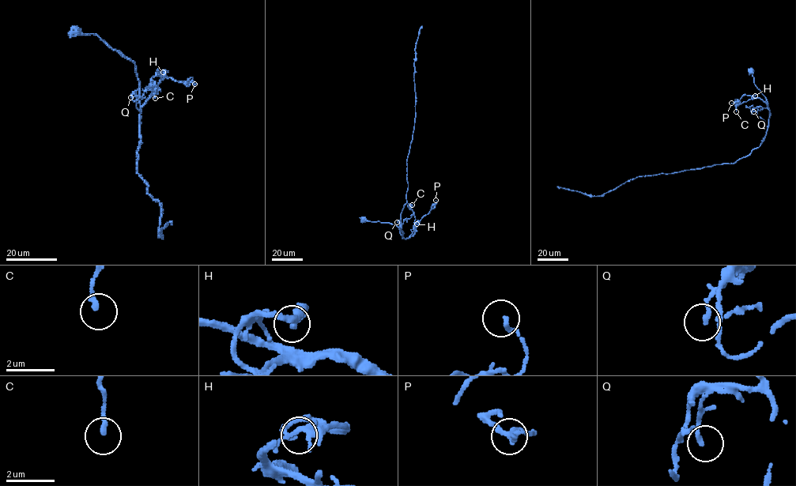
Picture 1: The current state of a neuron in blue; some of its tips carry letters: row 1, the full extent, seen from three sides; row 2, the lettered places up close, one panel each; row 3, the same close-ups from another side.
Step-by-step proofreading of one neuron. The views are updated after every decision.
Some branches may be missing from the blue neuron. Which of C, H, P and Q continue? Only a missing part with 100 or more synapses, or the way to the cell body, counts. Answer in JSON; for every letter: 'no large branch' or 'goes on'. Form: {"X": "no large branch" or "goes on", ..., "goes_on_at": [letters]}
{"C": "no large branch", "H": "no large branch", "P": "no large branch", "Q": "no large branch", "goes_on_at": []}

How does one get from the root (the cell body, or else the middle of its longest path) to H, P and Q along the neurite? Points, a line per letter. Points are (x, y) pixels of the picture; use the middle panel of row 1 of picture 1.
H: (363, 220), (390, 223), (405, 239), (414, 234), (414, 223), (418, 221), (416, 224)
P: (363, 220), (390, 223), (399, 228), (402, 239), (406, 239), (414, 234), (415, 224), (435, 207), (435, 200)
Q: (363, 220), (390, 223), (399, 228), (402, 239), (400, 224), (397, 222)

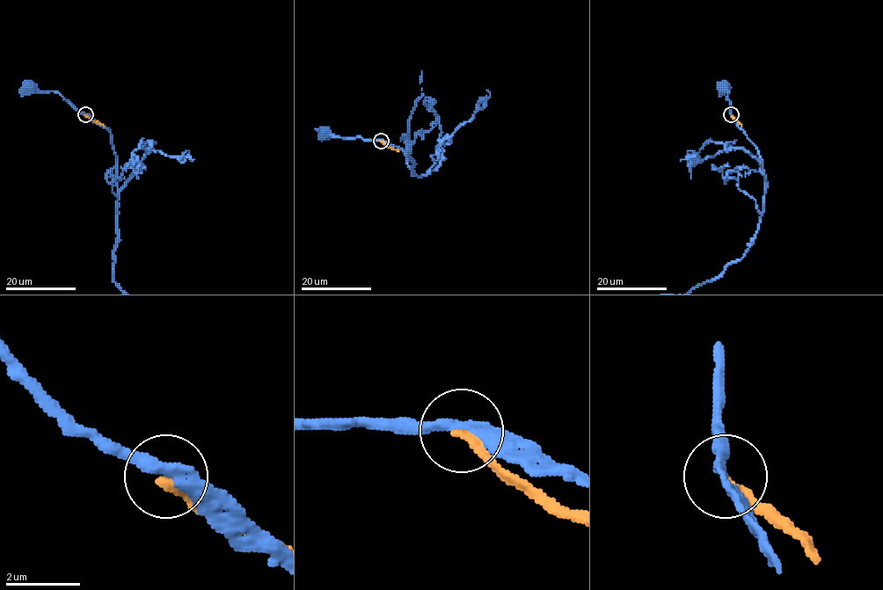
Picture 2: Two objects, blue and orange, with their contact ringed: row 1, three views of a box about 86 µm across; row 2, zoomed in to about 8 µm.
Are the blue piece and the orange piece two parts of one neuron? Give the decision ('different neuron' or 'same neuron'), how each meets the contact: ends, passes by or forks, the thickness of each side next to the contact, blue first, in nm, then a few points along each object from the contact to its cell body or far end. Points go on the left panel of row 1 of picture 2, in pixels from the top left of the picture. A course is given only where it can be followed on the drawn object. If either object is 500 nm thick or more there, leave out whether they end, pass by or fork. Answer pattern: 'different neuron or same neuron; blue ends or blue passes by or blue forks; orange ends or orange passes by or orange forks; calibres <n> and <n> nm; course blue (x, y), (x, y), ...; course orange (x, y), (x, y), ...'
different neuron; blue passes by; orange ends; calibres 300 and 240 nm; course blue (85, 115), (56, 92), (40, 91), (28, 87); course orange (85, 115), (103, 126)

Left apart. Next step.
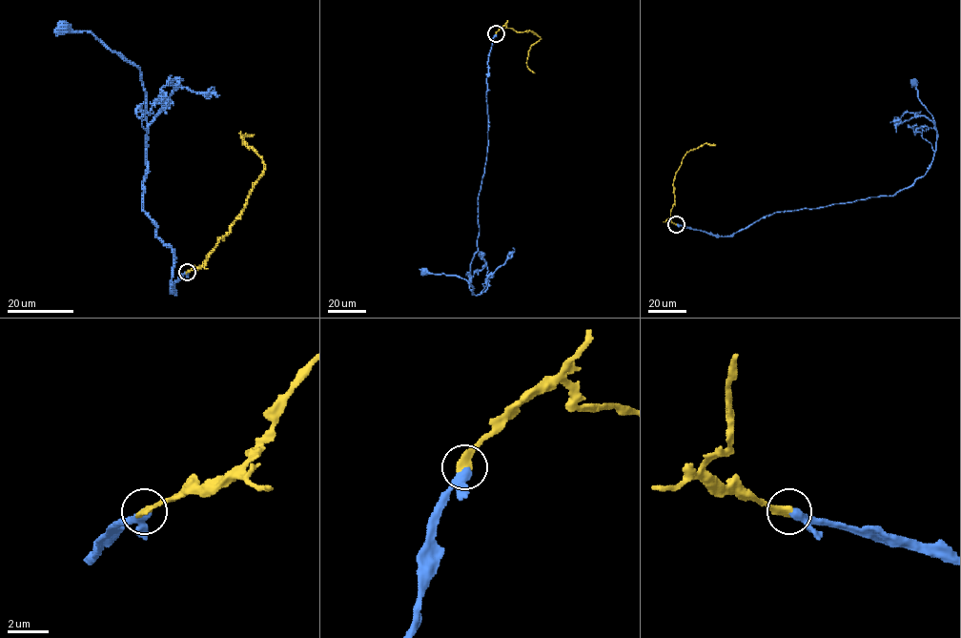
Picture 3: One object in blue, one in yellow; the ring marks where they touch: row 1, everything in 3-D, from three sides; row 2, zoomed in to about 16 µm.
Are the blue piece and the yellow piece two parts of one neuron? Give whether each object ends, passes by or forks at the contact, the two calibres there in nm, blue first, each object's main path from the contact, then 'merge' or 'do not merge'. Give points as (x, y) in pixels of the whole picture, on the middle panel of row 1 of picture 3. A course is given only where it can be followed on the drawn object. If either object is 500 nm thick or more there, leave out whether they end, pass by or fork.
calibres 500 and 400 nm; course blue (496, 33), (488, 60), (487, 153), (478, 200), (478, 251), (470, 268), (472, 295), (465, 279), (424, 273); course yellow (496, 33), (504, 26), (519, 32), (530, 30), (541, 38), (528, 52), (526, 65), (534, 72); merge

